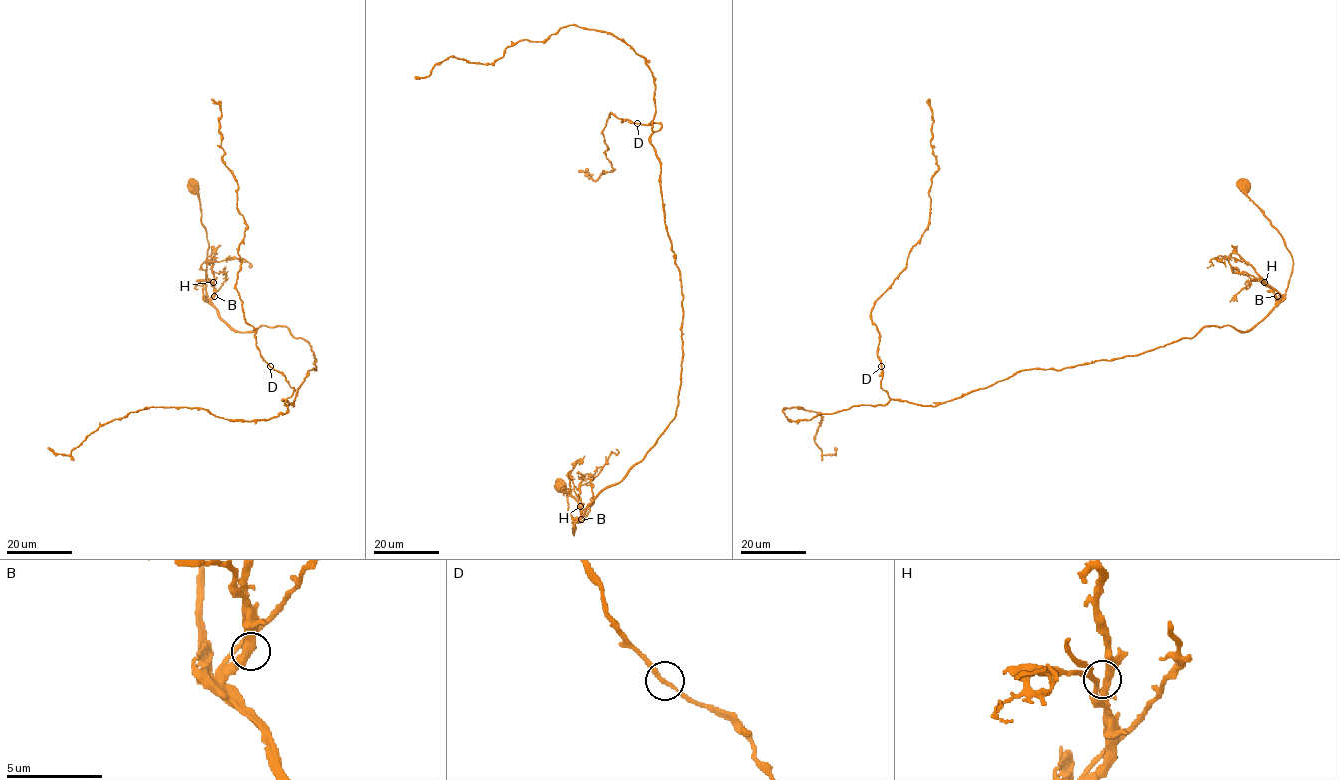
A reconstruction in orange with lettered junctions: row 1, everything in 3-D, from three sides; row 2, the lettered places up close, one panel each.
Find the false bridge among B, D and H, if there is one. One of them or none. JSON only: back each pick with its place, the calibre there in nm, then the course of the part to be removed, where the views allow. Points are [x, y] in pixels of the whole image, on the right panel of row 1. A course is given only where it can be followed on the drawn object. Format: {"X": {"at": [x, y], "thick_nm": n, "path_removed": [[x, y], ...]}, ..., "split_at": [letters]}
{"split_at": []}

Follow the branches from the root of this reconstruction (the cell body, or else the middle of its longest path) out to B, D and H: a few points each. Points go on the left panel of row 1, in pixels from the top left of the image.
B: (193, 187), (200, 201), (201, 224), (209, 243), (206, 296), (214, 296)
D: (193, 187), (207, 300), (236, 331), (285, 326), (316, 358), (293, 406), (270, 367)
H: (193, 187), (200, 201), (201, 224), (209, 243), (209, 298), (214, 295), (213, 282)

